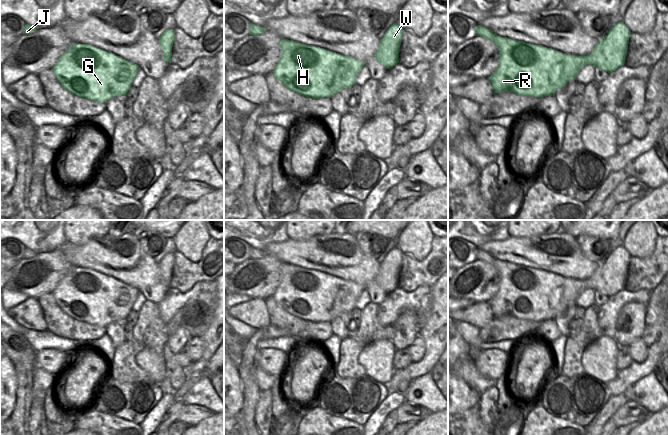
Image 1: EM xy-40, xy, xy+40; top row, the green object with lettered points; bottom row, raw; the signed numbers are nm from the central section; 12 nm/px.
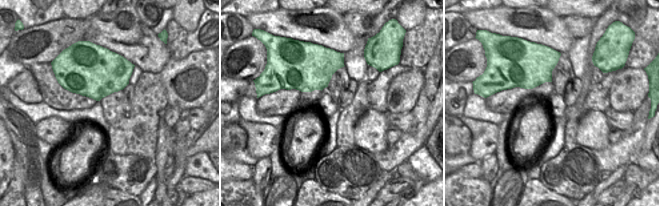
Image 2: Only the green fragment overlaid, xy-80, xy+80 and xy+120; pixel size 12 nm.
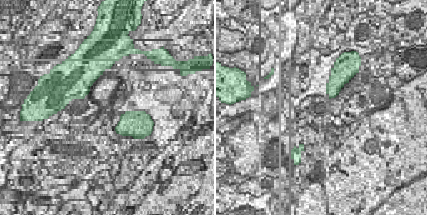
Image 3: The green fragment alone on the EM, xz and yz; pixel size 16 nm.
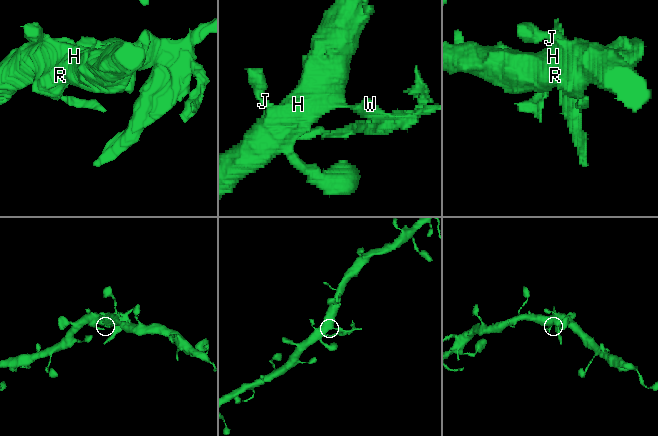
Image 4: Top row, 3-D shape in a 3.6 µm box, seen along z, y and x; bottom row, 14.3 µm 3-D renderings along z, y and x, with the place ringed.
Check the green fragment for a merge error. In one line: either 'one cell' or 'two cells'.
two cells

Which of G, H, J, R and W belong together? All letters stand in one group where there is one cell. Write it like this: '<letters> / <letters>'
G H J R / W

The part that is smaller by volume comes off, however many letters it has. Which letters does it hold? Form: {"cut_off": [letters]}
{"cut_off": ["W"]}

